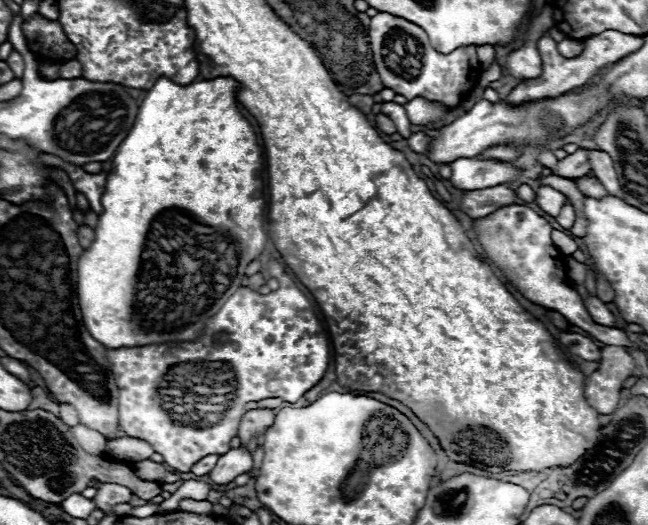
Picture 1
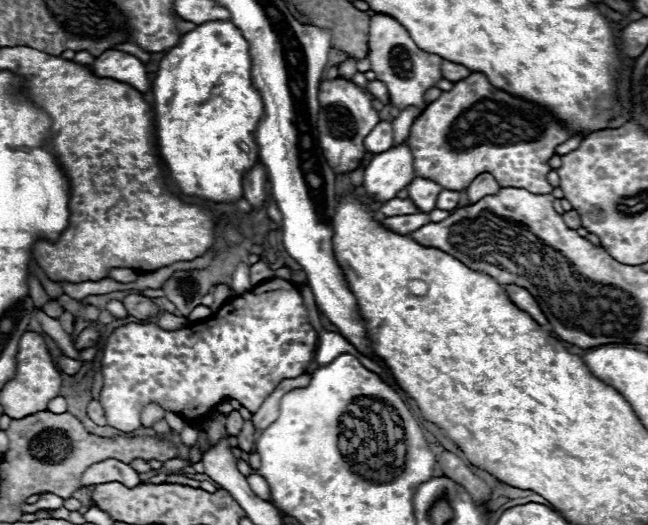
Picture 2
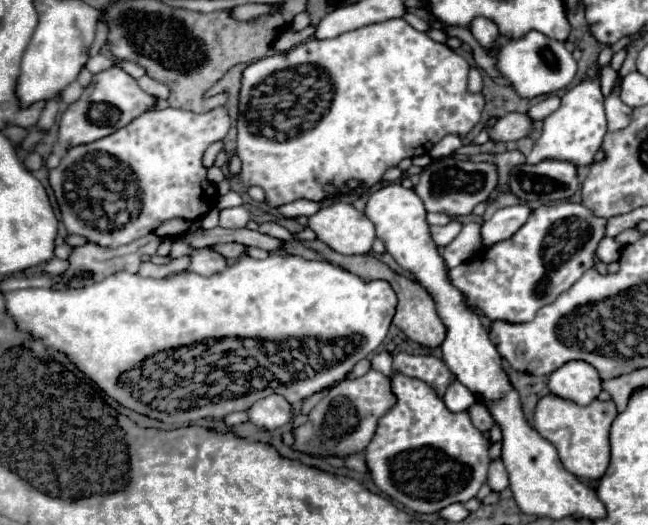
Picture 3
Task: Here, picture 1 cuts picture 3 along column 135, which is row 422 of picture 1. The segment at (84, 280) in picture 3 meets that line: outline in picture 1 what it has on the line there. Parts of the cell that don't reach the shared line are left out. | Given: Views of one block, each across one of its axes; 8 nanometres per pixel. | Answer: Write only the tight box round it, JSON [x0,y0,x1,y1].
[238,410,276,446]

